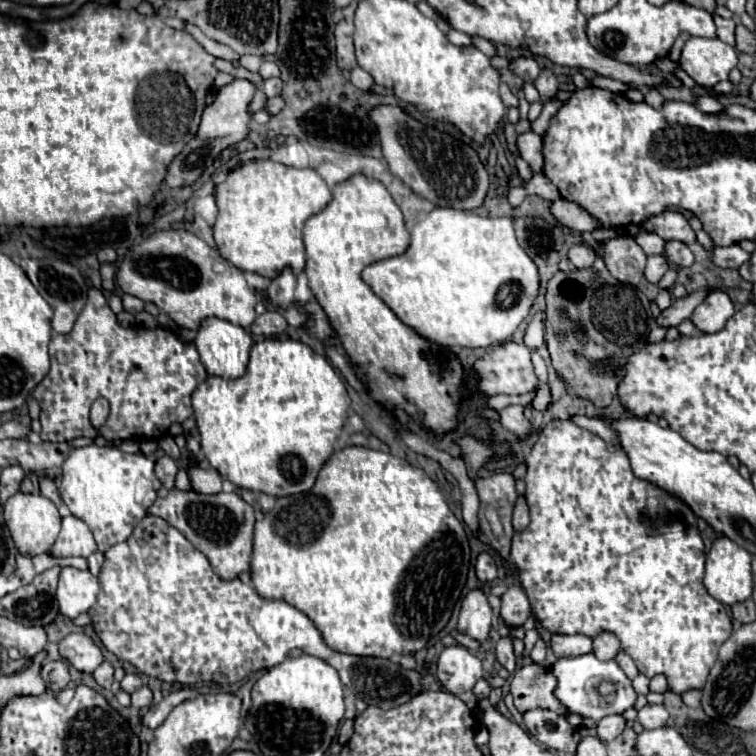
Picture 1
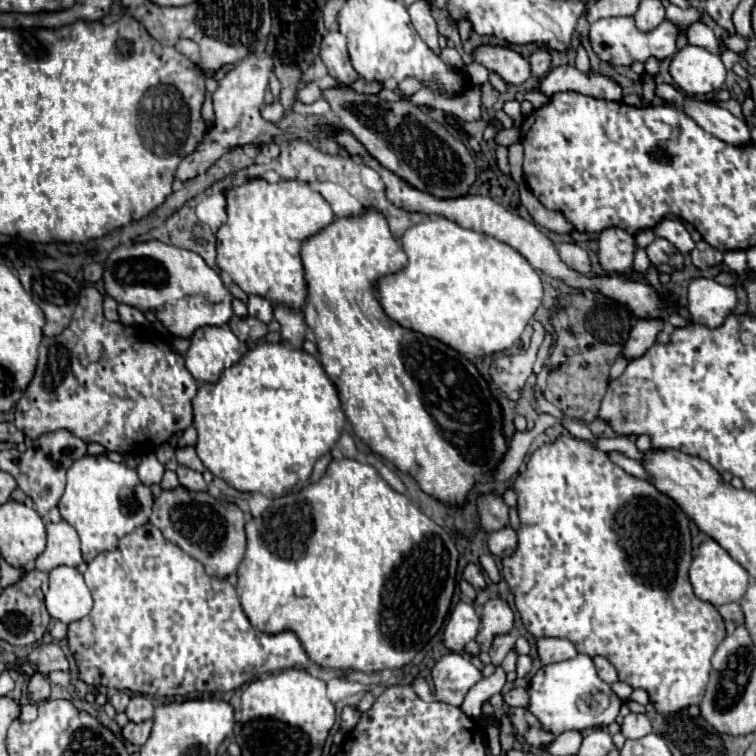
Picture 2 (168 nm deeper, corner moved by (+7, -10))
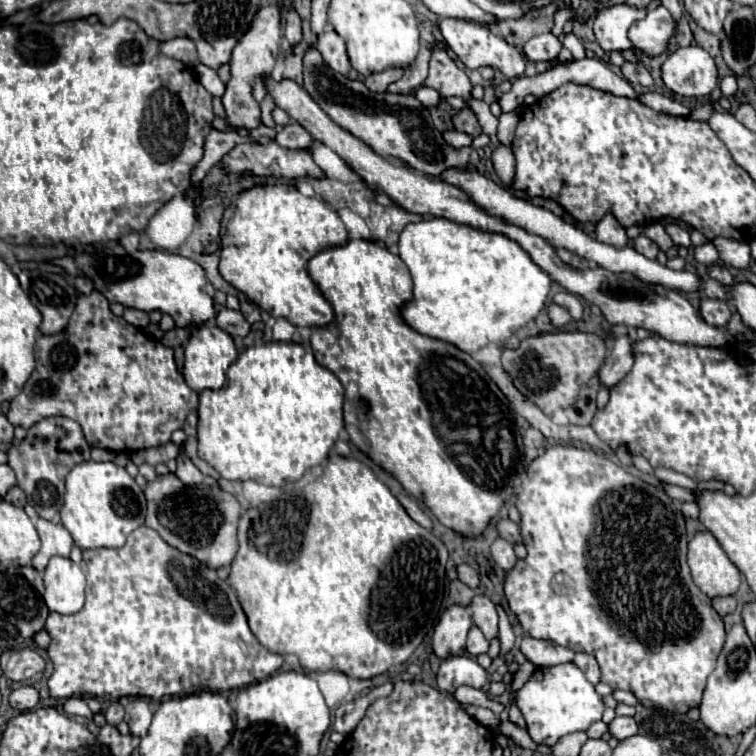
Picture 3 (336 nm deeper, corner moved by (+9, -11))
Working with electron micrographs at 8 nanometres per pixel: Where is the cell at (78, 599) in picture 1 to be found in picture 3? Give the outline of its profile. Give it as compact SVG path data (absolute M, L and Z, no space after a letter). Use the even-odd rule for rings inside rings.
M50 558L50 564L44 570L44 586L43 600L50 612L76 614L82 610L86 578L82 568L70 558Z

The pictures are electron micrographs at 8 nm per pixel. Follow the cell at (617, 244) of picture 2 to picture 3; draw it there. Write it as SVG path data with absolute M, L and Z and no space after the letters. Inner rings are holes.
M604 216L596 224L596 240L610 244L614 248L624 248L628 244L626 230L618 224L618 220L614 220L614 216Z

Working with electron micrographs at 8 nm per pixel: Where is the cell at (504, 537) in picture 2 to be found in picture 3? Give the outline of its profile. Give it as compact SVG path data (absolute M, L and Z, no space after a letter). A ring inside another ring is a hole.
M496 538L490 546L490 552L492 552L496 566L500 566L502 570L510 570L518 560L516 554L514 554L514 546L504 538Z

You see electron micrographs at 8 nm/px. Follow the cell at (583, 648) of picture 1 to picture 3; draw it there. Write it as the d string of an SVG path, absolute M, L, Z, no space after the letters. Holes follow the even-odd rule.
M524 636L520 650L534 666L554 666L574 660L574 652L570 648L560 646L552 640L536 640L532 636Z

